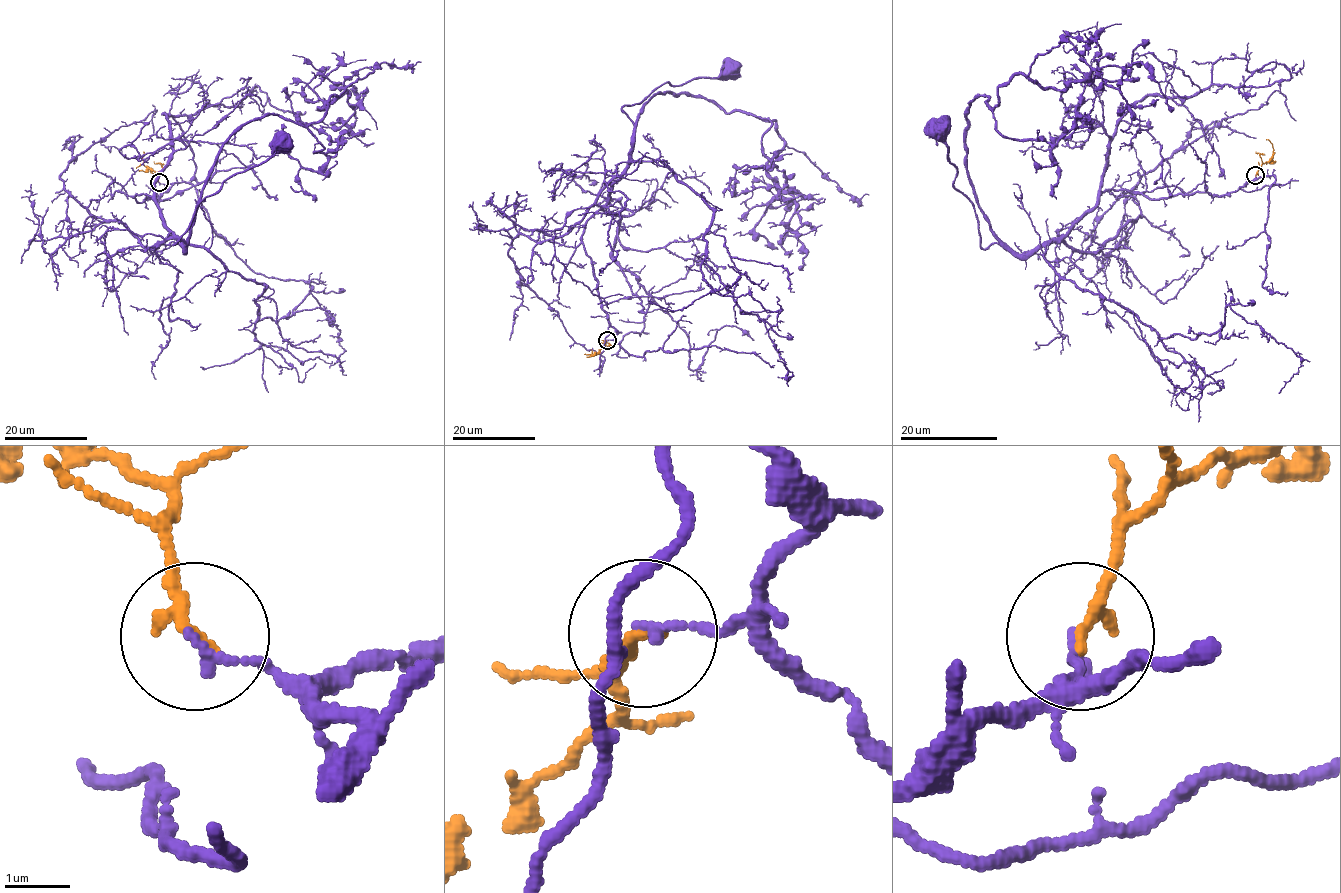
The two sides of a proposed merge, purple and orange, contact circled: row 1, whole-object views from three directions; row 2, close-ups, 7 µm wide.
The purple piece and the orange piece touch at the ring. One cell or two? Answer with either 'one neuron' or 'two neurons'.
two neurons

